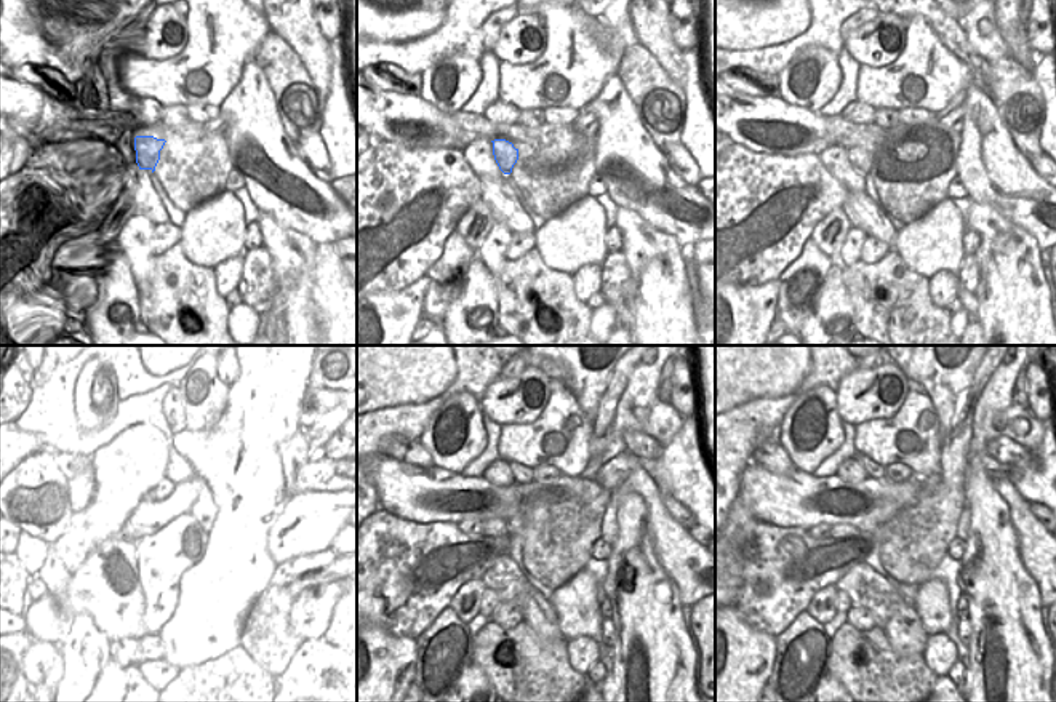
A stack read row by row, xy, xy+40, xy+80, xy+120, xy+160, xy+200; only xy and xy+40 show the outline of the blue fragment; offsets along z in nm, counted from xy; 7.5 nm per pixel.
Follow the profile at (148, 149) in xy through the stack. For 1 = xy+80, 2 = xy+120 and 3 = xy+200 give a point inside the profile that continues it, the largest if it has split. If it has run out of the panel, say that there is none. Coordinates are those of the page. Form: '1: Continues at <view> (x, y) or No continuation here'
1: Continues at xy+80 (861, 157)
2: Continues at xy+120 (143, 518)
3: Continues at xy+200 (842, 530).

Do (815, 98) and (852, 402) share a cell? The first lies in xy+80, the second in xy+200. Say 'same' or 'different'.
different

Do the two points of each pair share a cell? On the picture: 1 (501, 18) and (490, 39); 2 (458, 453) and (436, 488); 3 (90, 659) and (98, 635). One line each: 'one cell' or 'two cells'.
1: one cell
2: two cells
3: one cell

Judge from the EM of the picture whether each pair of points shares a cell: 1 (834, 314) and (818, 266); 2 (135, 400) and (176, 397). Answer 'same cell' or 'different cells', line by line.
1: different cells
2: same cell

